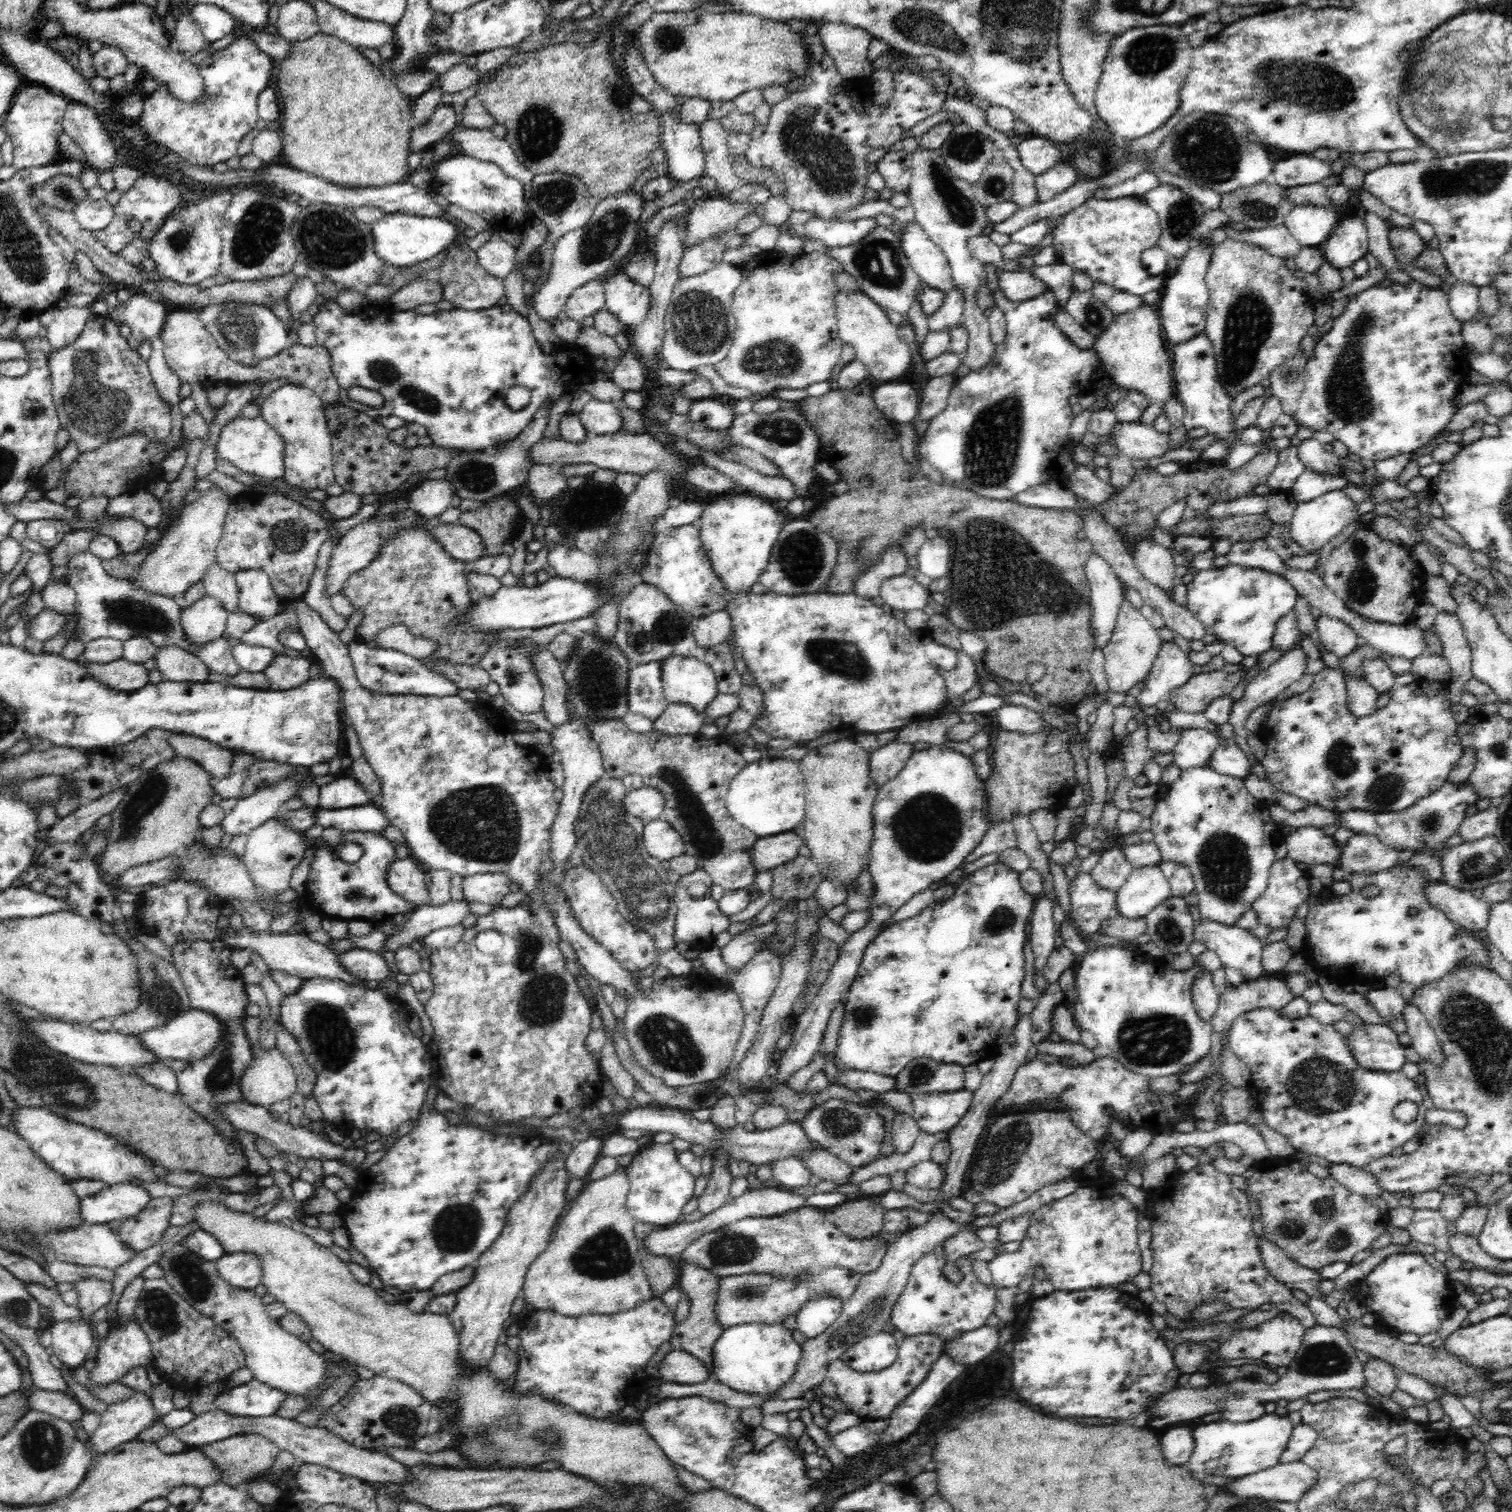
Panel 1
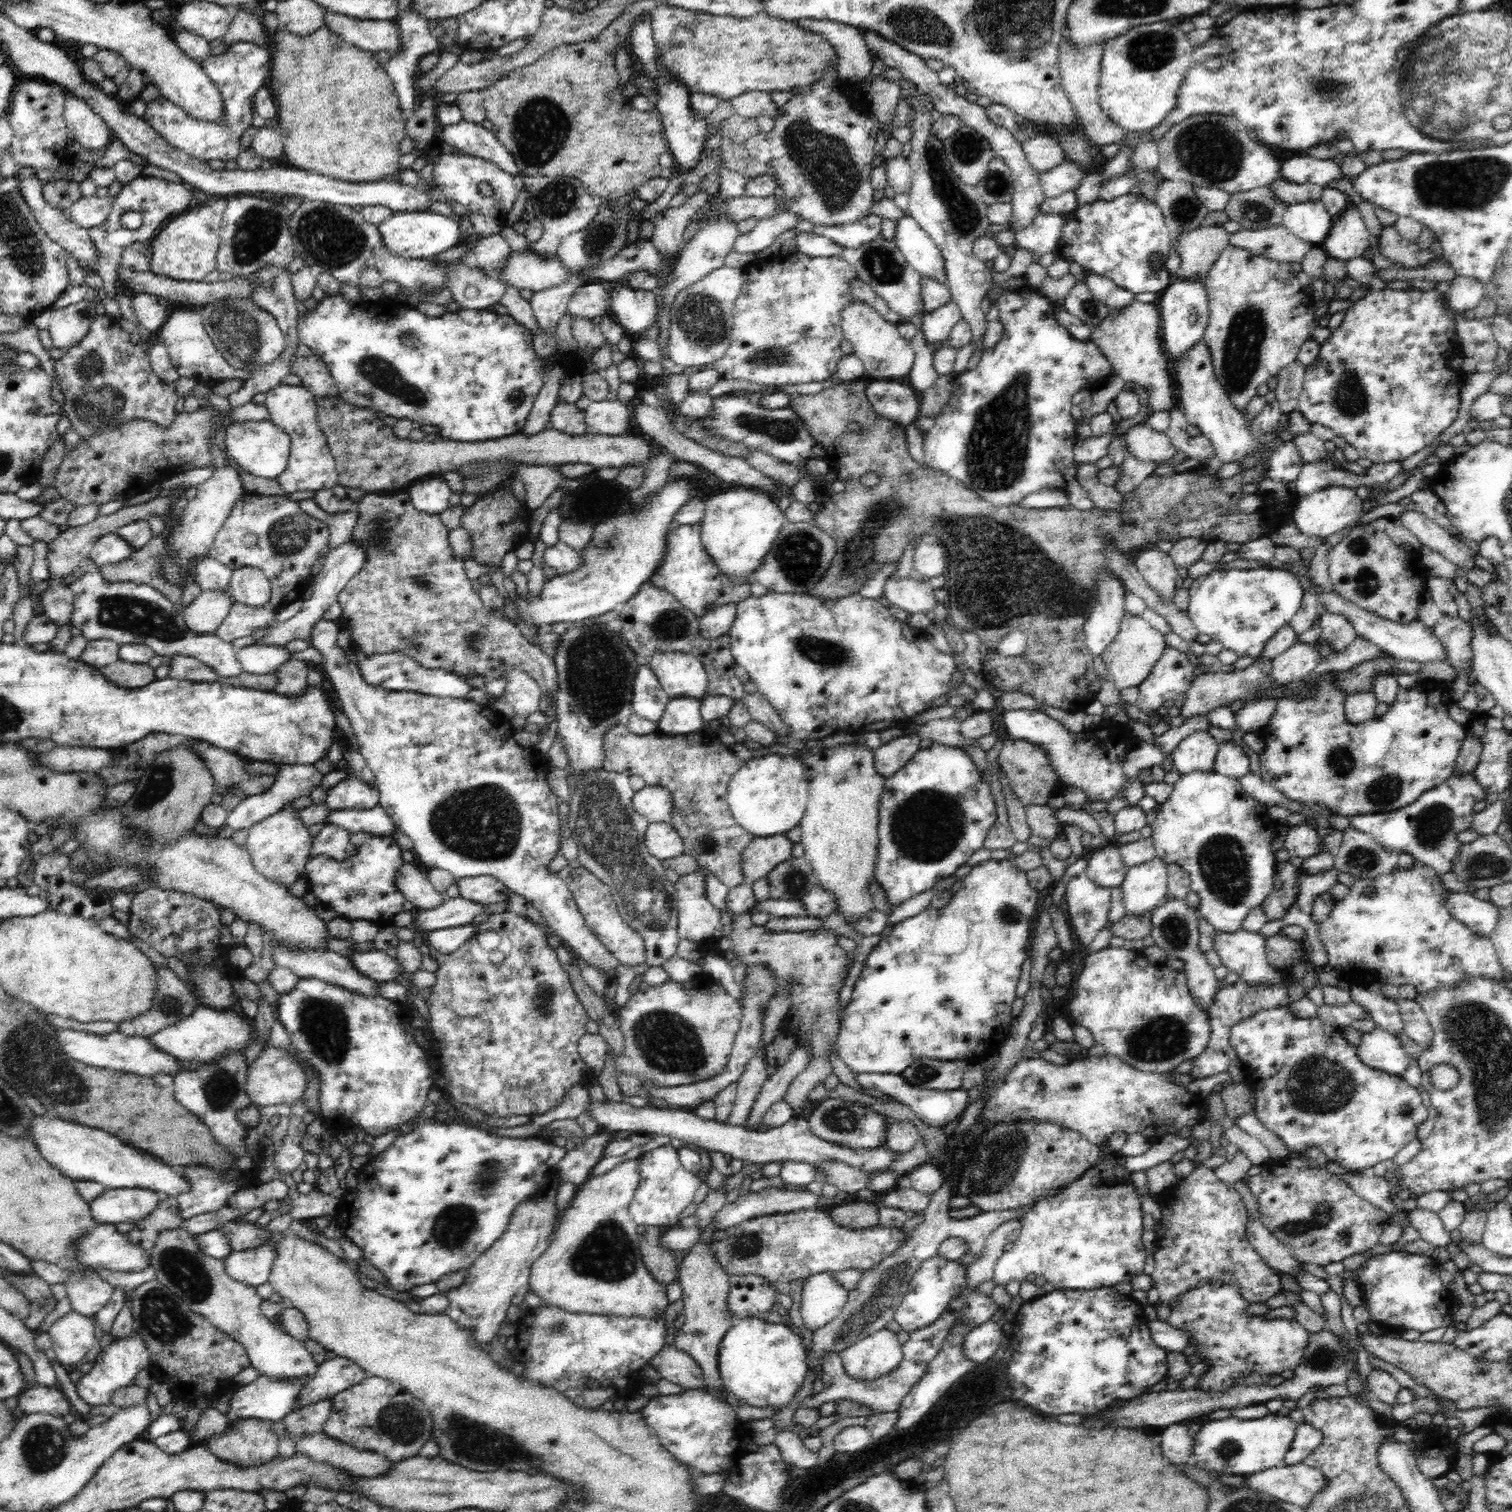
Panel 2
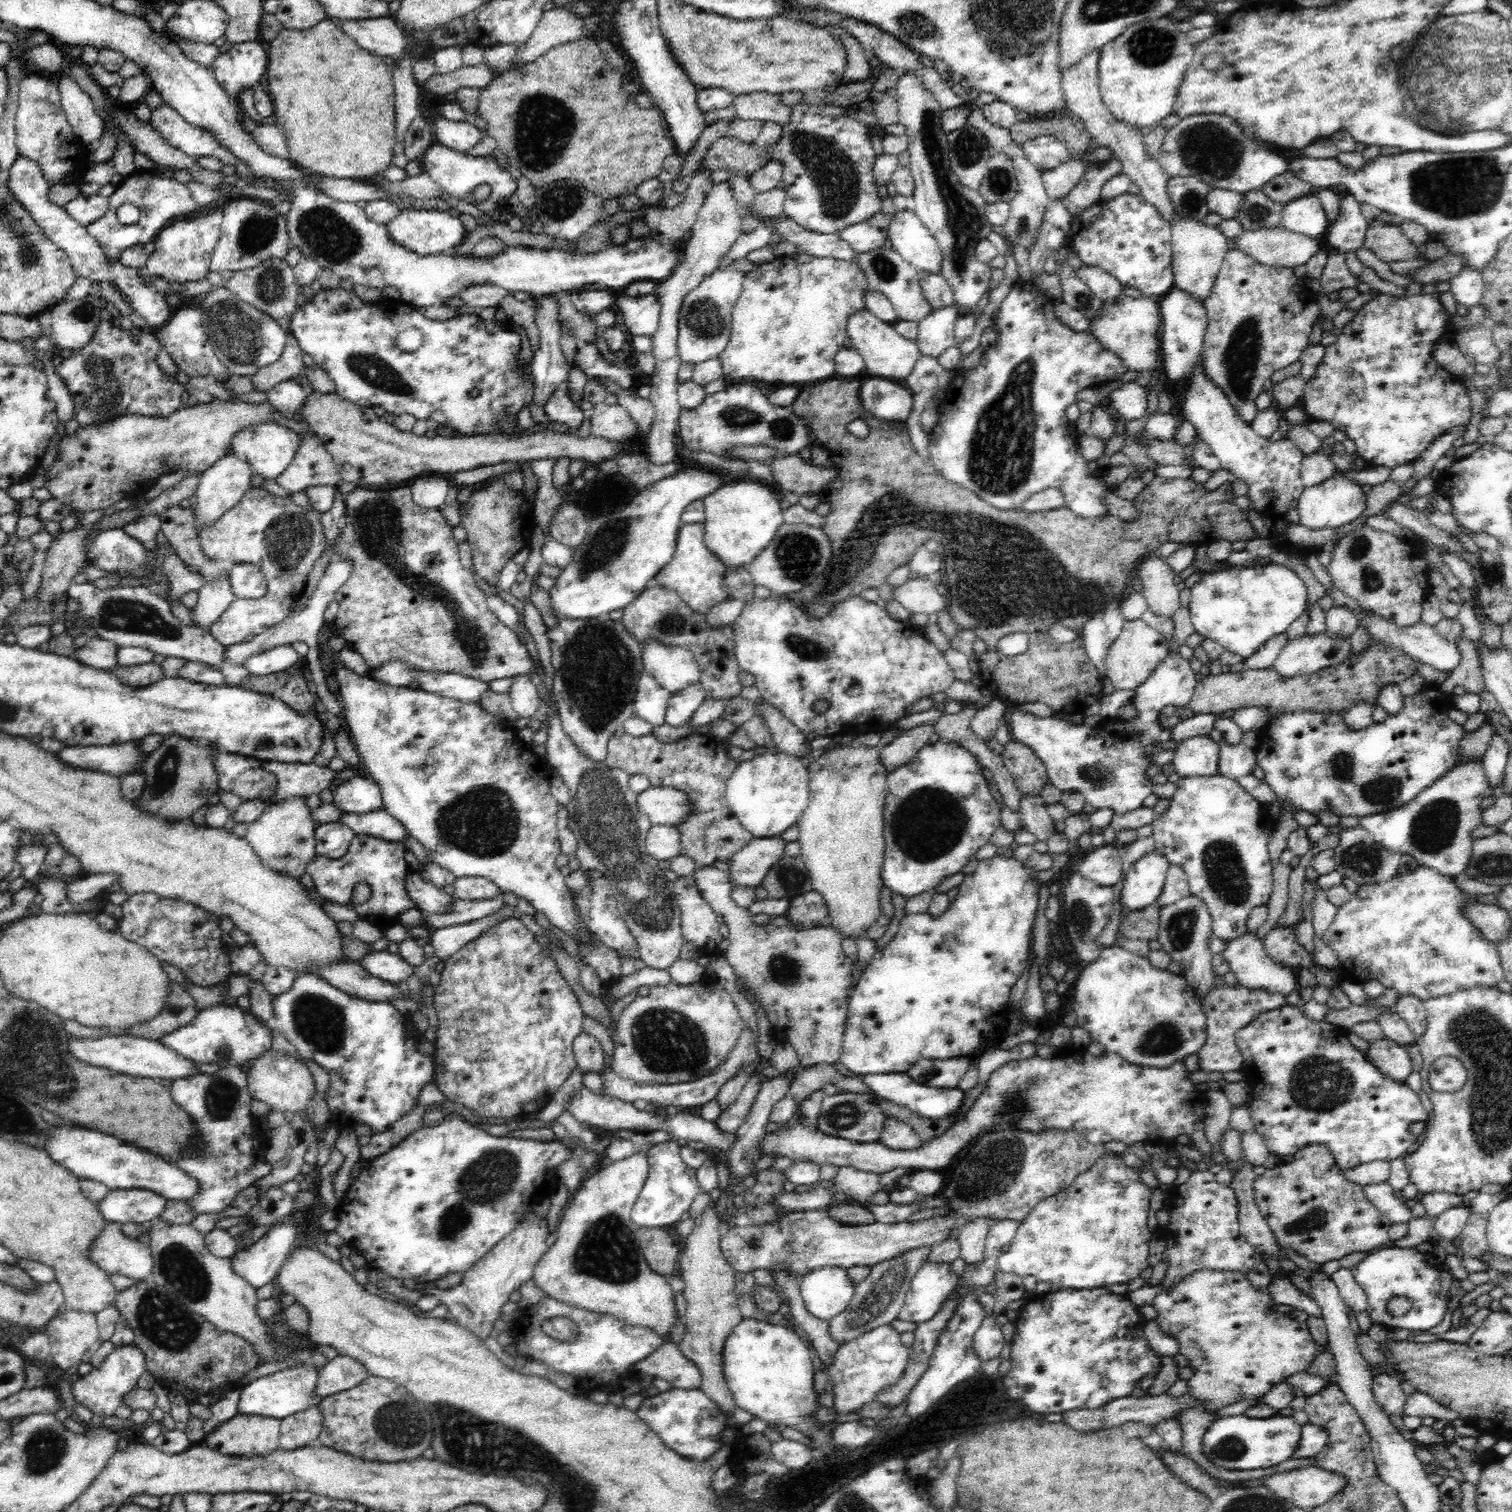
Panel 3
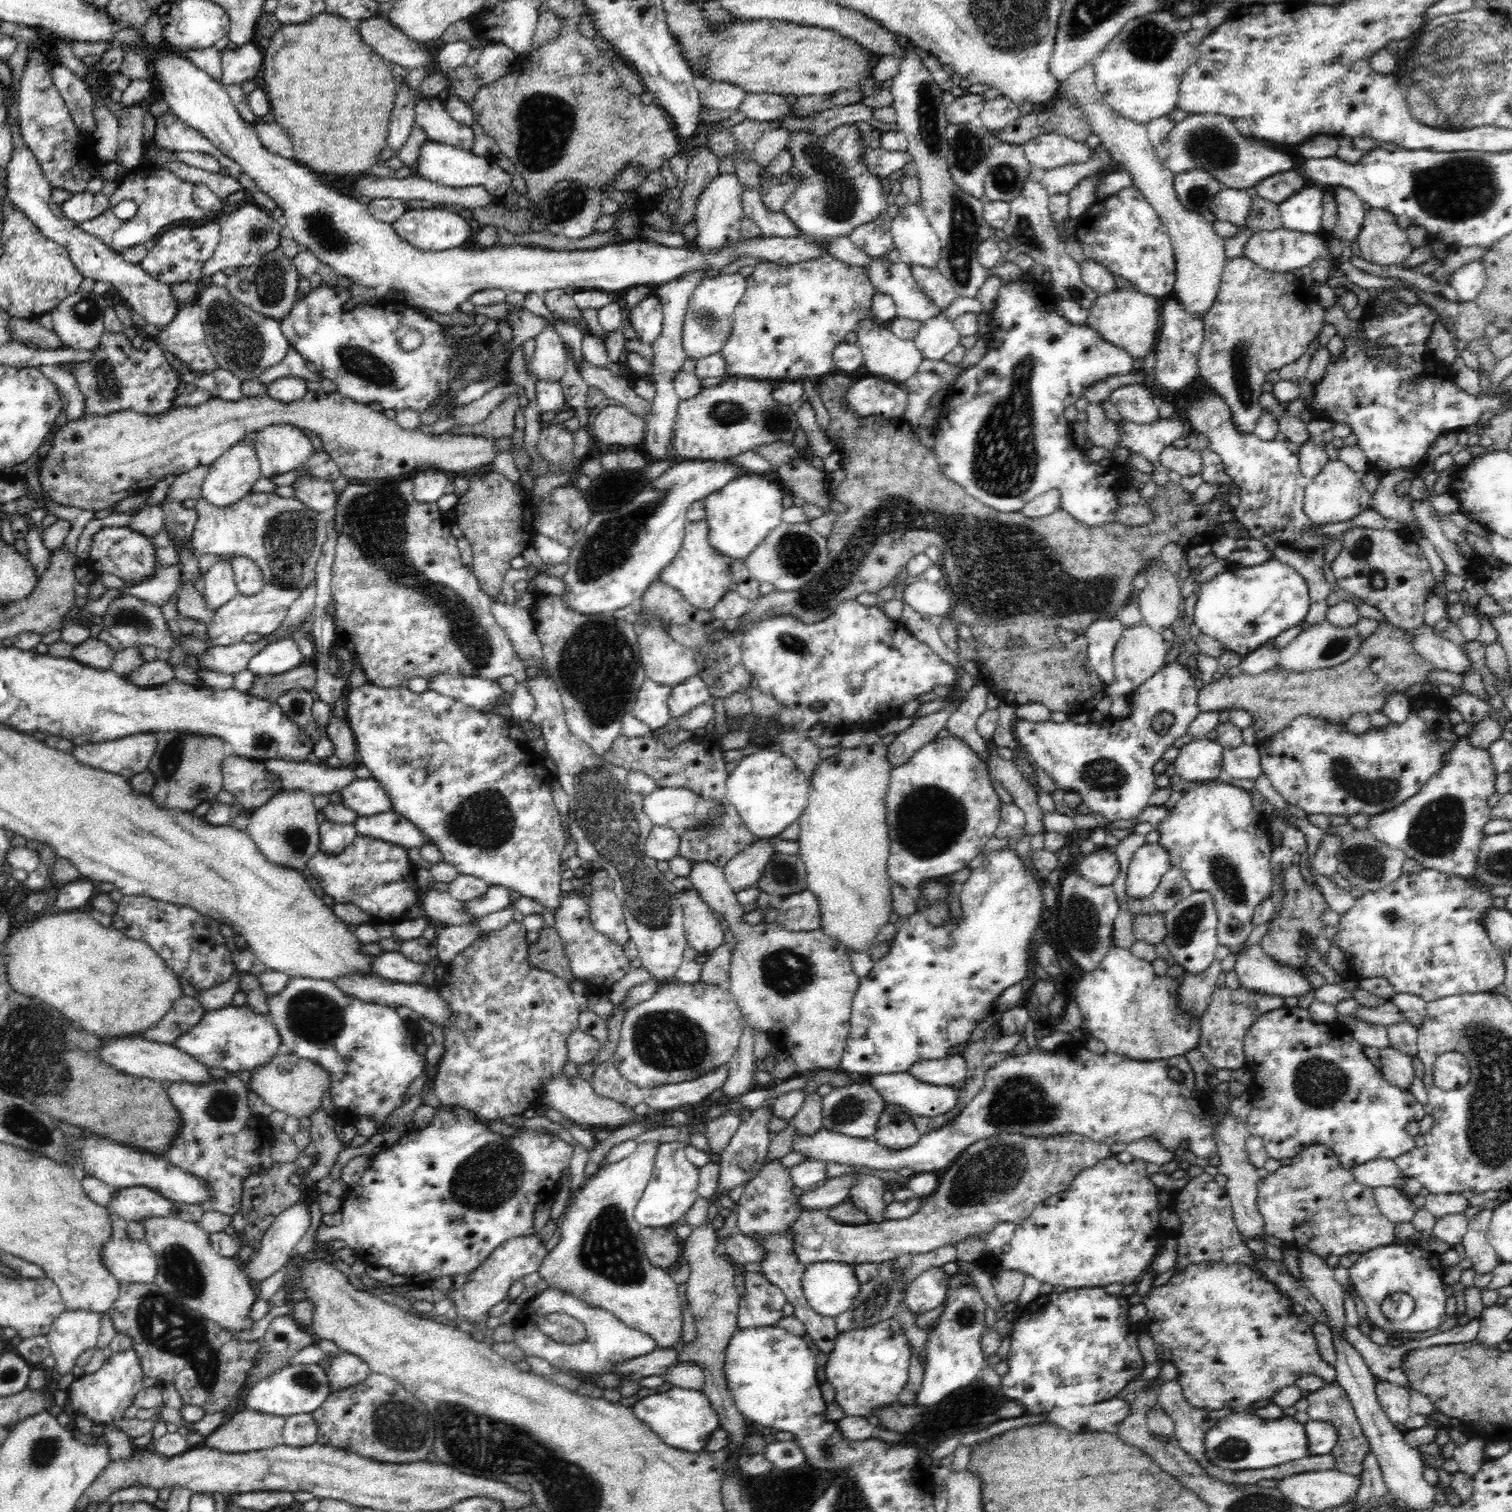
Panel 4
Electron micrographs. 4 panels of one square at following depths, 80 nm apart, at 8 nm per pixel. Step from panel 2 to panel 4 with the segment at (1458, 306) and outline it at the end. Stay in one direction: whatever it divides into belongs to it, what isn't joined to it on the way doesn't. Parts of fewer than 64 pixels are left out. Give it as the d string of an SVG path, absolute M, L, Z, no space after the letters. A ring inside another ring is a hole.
M1481 261L1462 265L1450 278L1448 283L1455 288L1460 302L1474 302L1484 288L1486 269Z

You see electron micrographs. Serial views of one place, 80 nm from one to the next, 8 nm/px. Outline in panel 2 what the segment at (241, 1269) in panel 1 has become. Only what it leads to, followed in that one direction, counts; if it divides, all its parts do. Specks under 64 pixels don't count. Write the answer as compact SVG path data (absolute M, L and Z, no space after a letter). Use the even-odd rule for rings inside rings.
M273 1237L262 1246L243 1250L232 1251L225 1260L225 1270L228 1276L237 1282L244 1282L247 1286L254 1288L269 1282L269 1277L275 1264L280 1244L280 1237Z

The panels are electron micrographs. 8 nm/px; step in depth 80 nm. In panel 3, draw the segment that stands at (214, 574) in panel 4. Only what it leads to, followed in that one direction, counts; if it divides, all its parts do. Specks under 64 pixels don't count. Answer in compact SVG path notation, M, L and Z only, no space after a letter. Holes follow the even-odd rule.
M229 576L222 577L214 584L205 584L199 590L196 606L190 608L192 619L196 621L198 628L208 629L236 599Z

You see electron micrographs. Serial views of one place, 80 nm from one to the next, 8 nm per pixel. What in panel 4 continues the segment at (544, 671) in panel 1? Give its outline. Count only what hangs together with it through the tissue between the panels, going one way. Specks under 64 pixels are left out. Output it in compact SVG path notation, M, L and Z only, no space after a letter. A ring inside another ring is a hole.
M412 477L384 480L382 482L348 483L338 495L333 513L334 530L337 545L331 566L331 593L334 603L333 619L336 625L336 642L354 654L355 660L363 668L367 682L380 688L398 688L406 686L410 678L426 678L447 674L448 676L467 676L497 681L502 676L514 676L517 682L523 682L526 668L519 654L512 646L506 631L496 622L490 608L491 598L480 588L479 581L474 577L471 567L460 559L456 545L457 538L452 534L453 519L440 510L437 503L423 503L413 495Z

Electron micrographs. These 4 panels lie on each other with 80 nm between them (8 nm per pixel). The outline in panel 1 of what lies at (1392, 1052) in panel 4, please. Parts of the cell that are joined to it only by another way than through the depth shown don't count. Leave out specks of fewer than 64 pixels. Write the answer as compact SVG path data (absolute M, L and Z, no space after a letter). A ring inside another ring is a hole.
M1384 1022L1353 1027L1351 1035L1343 1040L1360 1068L1396 1073L1407 1063L1405 1047L1398 1041L1397 1032Z

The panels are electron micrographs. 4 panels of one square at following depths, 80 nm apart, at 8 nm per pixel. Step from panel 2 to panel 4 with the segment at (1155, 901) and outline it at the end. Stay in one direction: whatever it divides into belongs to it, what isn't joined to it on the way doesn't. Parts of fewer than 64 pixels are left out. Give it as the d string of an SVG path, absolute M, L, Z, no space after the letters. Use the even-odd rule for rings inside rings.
M1160 844L1140 846L1127 870L1126 894L1136 899L1149 898L1170 867L1170 856Z

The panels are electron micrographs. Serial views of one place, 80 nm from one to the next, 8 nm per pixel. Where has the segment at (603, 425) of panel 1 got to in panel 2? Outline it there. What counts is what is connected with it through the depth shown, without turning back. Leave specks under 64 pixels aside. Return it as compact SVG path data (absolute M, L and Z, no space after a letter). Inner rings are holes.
M616 401L591 402L584 410L586 435L620 436L637 432L631 407Z

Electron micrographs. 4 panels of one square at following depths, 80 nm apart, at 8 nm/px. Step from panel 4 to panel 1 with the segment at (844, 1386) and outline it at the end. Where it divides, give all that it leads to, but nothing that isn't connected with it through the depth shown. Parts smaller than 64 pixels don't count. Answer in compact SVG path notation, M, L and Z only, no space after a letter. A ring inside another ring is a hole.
M878 1332L867 1338L861 1338L845 1350L840 1359L853 1371L876 1372L888 1368L898 1358L898 1344L893 1334Z

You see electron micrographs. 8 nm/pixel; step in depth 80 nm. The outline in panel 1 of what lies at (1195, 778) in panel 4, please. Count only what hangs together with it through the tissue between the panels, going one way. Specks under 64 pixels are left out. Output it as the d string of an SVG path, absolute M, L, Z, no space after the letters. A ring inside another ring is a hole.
M1188 728L1182 731L1173 750L1173 763L1180 770L1209 766L1208 760L1222 740L1208 730Z

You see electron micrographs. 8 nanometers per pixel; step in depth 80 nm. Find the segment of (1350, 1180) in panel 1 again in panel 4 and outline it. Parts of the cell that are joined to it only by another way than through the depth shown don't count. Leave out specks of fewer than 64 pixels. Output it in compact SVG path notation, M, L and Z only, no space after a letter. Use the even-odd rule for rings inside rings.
M1395 1186L1374 1188L1374 1197L1382 1214L1395 1223L1410 1222L1417 1208Z

